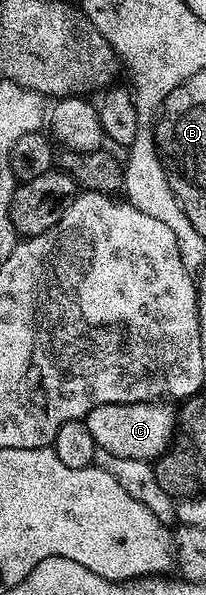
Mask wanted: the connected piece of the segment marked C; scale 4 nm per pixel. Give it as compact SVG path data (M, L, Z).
M166 400L105 403L101 407L93 407L93 411L87 413L85 422L90 434L93 435L97 449L104 448L113 455L151 463L167 450L171 438L175 436L177 409L174 404Z

